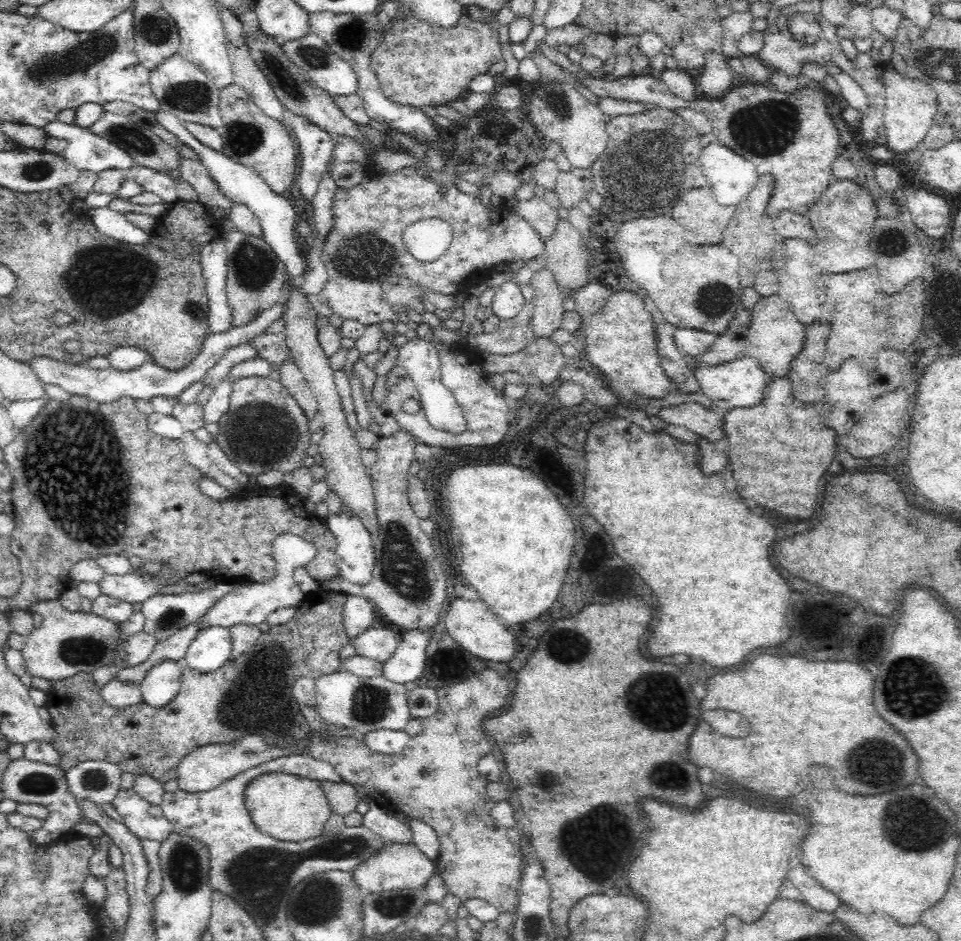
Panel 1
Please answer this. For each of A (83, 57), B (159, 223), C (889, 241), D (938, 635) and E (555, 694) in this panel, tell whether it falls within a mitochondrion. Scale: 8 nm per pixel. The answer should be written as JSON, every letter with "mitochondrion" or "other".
{"A":"mitochondrion","B":"other","C":"mitochondrion","D":"other","E":"other"}

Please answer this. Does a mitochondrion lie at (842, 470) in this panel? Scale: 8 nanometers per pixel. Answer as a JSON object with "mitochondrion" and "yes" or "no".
{"mitochondrion":"no"}

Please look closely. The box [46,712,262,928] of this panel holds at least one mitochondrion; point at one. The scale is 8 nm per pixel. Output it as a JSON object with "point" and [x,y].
{"point":[183,864]}

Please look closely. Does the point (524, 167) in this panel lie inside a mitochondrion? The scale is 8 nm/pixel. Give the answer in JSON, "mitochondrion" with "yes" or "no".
{"mitochondrion":"no"}

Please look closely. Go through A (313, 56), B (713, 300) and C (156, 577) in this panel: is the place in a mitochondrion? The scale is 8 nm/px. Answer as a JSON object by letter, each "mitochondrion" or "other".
{"A":"mitochondrion","B":"mitochondrion","C":"mitochondrion"}

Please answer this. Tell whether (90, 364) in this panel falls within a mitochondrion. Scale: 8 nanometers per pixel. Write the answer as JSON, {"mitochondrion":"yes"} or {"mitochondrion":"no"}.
{"mitochondrion":"no"}

